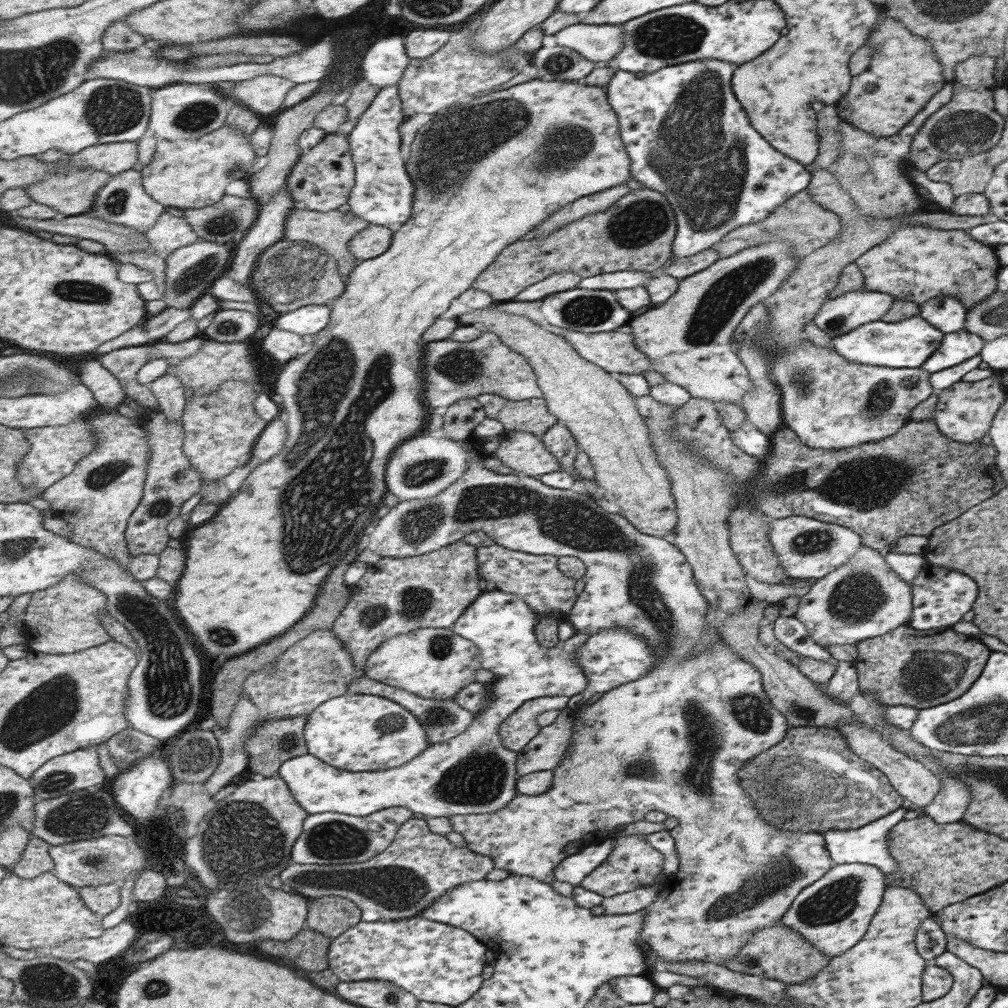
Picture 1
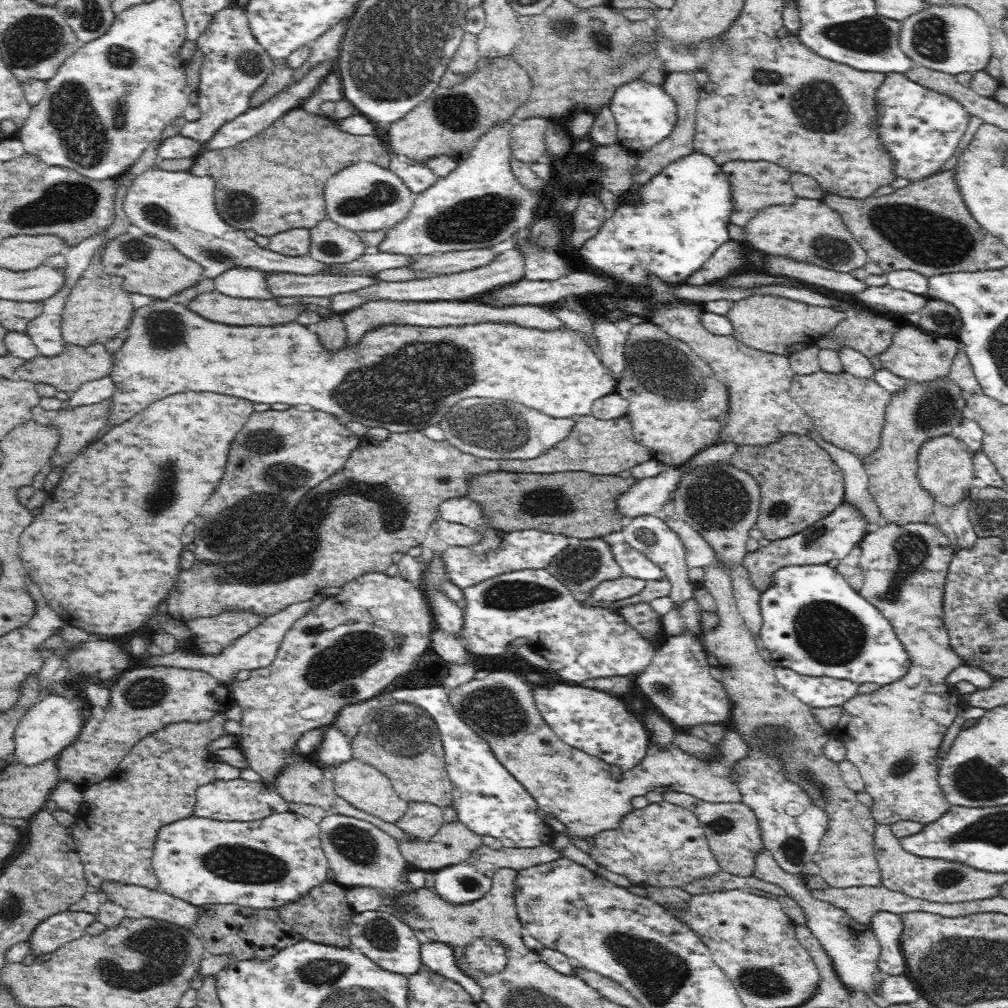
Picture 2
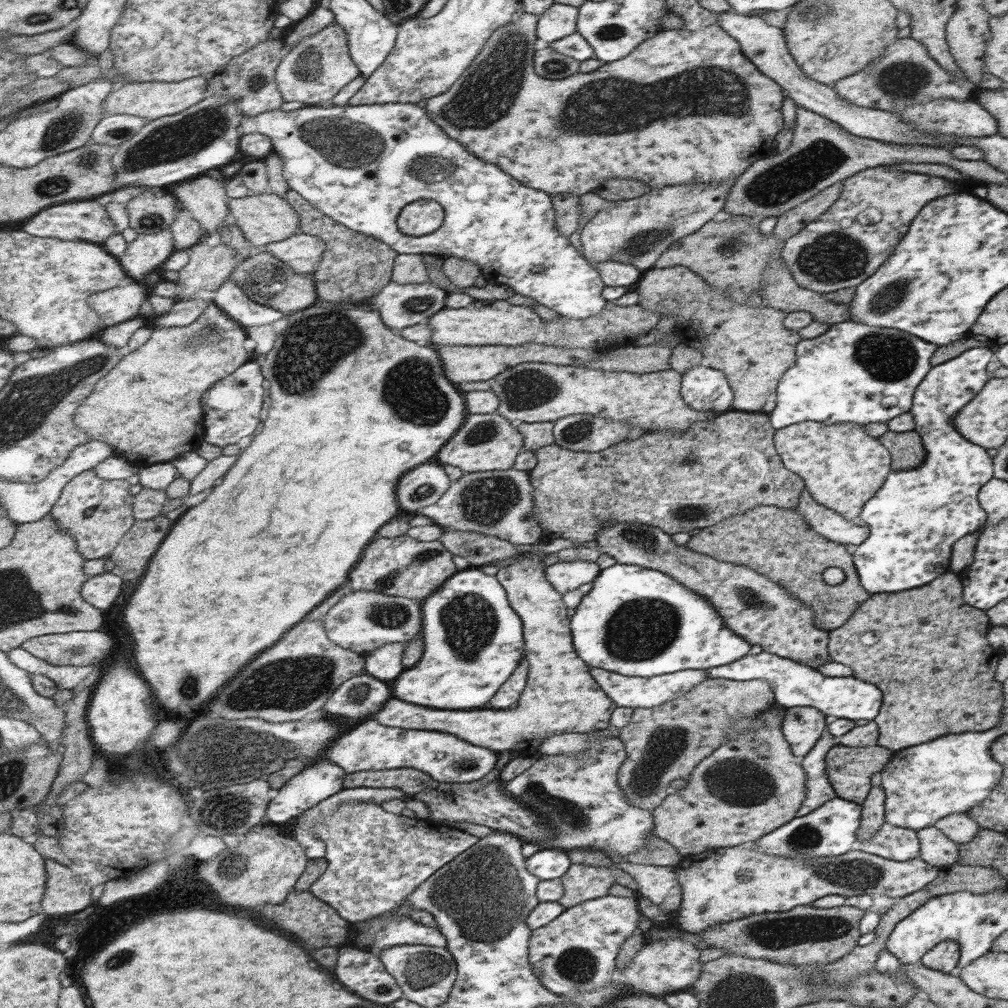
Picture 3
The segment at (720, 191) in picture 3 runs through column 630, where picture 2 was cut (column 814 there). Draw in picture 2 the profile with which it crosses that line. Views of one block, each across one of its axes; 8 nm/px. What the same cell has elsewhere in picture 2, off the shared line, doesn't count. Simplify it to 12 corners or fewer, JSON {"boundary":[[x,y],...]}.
{"boundary":[[822,199],[763,209],[744,244],[849,273],[869,261]]}

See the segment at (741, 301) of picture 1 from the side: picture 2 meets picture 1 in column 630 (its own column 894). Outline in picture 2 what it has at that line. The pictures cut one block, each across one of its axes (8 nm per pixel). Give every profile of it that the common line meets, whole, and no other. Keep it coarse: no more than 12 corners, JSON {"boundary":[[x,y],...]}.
{"boundary":[[850,314],[820,337],[819,350],[867,357],[891,346],[900,324],[886,315]]}

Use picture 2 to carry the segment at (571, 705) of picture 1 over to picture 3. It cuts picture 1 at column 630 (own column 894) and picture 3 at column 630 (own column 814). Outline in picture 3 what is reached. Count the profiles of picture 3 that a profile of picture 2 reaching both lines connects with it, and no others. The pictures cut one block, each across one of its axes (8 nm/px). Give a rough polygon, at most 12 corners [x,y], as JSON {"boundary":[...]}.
{"boundary":[[602,570],[572,618],[592,668],[651,678],[752,645],[663,572]]}

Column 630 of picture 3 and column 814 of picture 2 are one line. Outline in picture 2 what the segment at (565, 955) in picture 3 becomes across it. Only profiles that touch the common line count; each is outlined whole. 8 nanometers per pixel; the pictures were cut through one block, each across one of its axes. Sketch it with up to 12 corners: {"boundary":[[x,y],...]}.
{"boundary":[[765,848],[752,875],[780,884],[849,991],[875,999],[881,946],[870,923],[816,900]]}

